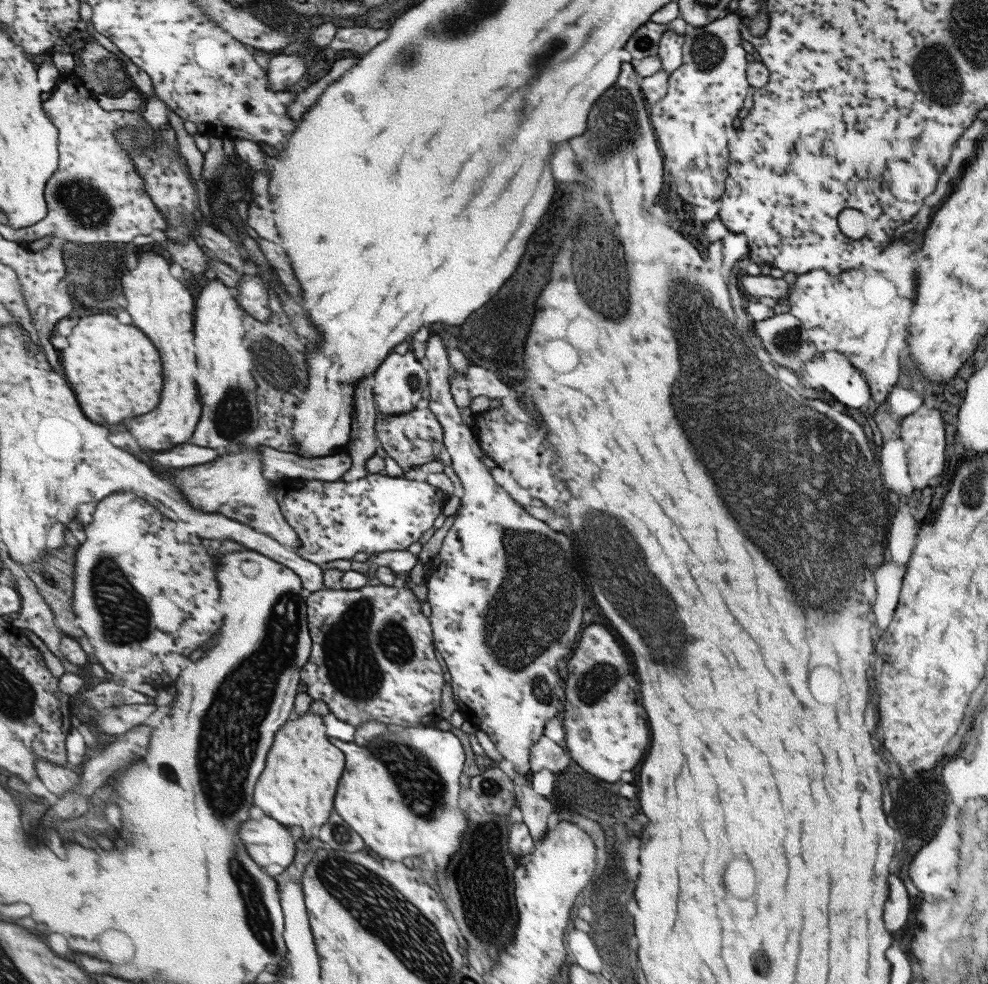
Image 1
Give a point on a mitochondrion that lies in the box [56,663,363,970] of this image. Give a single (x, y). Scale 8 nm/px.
(258, 918)

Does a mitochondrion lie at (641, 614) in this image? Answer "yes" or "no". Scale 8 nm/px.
yes

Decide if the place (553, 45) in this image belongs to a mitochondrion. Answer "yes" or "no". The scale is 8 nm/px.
yes

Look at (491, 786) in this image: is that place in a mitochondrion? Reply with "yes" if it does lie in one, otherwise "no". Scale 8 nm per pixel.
yes

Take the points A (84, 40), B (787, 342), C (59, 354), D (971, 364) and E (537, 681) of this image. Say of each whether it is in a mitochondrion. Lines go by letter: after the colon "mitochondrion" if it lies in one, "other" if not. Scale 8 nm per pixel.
A: other
B: mitochondrion
C: other
D: other
E: mitochondrion

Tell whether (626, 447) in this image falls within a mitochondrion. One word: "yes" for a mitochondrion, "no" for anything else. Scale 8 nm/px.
no

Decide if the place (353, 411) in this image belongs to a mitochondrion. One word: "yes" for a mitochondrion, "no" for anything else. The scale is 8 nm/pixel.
no

